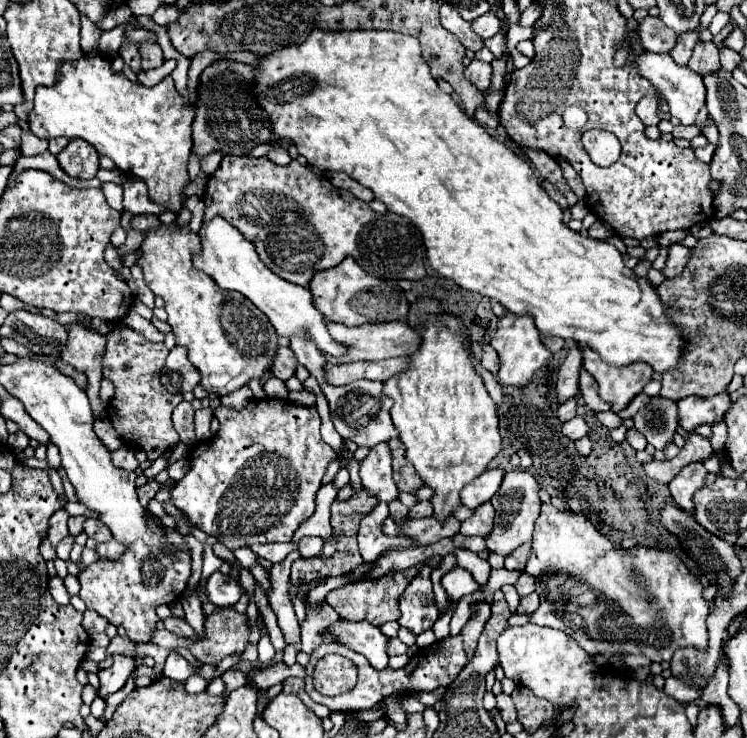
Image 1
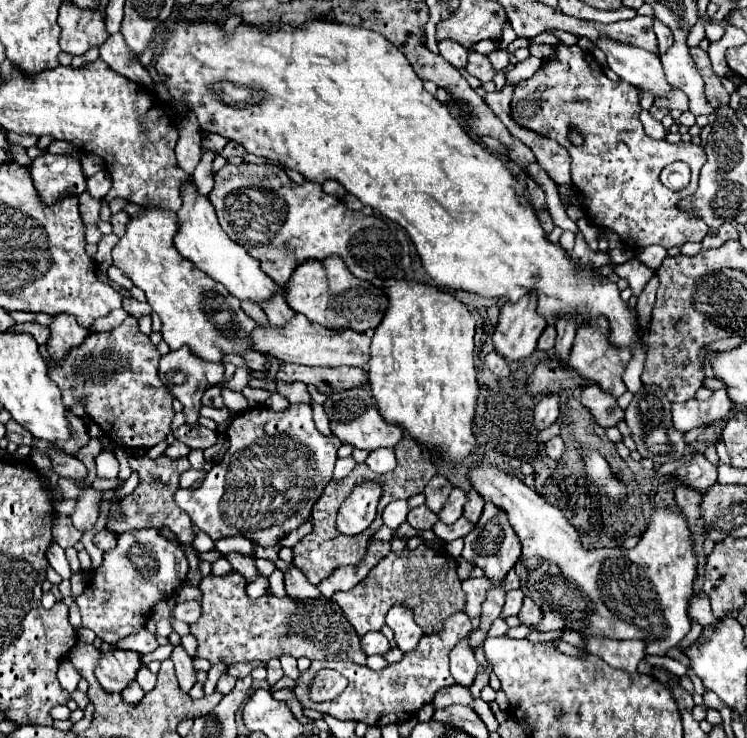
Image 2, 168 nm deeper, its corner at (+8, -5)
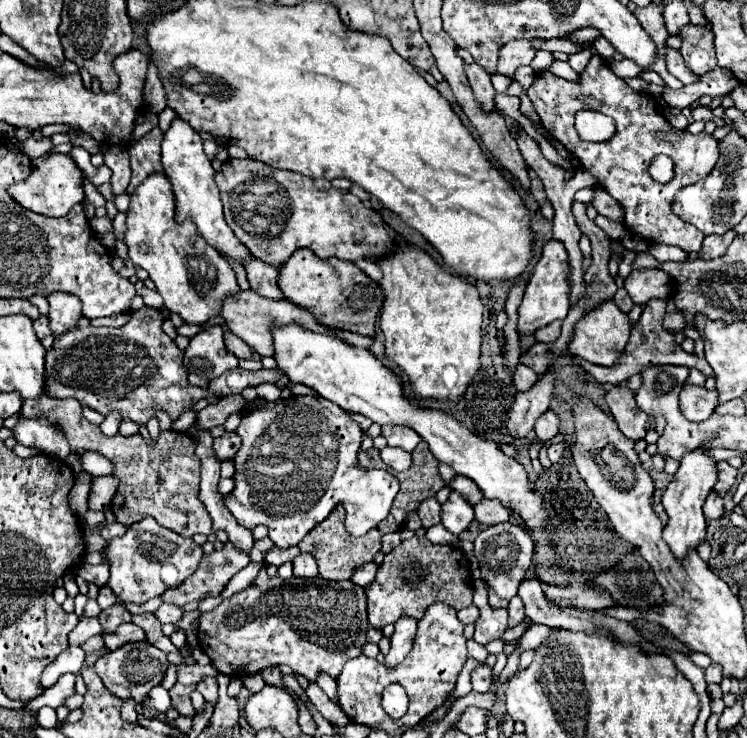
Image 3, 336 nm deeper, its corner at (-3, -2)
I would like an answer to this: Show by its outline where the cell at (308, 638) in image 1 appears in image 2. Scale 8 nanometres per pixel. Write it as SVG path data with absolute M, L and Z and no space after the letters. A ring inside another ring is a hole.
M291 565L289 571L285 573L285 591L289 597L295 597L295 599L317 599L319 597L319 589L313 583L309 583L305 579L305 573L297 569L295 565Z

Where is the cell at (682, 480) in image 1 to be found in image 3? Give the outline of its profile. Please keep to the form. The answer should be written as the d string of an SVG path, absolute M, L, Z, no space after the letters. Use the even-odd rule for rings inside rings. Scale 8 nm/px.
M714 490L708 494L706 498L706 504L704 504L704 516L706 520L714 520L714 518L720 518L724 514L724 502L722 502L722 496L718 496Z

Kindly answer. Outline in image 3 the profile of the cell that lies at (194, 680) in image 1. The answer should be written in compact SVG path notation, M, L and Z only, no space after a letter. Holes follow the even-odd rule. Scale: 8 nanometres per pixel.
M204 676L204 678L196 684L196 690L198 690L210 704L216 704L216 700L218 700L218 684L216 684L216 678Z

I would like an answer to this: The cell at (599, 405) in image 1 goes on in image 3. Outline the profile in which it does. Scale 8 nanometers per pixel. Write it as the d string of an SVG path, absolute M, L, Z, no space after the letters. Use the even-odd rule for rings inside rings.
M610 388L606 392L606 404L610 408L610 414L614 416L620 432L630 438L630 440L640 440L644 438L648 444L656 443L659 434L654 429L655 418L649 417L650 427L646 431L646 424L648 424L648 416L636 408L634 402L634 392L630 388Z

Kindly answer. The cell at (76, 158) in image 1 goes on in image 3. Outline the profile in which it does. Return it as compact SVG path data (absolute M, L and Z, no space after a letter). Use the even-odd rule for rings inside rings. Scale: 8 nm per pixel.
M44 154L36 160L32 160L32 176L24 184L14 184L10 188L12 196L18 204L32 212L40 212L46 216L64 216L70 212L72 206L80 204L84 196L84 174L78 168L78 164L68 154Z

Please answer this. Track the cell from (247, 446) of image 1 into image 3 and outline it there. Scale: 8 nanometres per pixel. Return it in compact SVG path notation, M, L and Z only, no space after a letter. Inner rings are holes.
M294 396L274 410L248 410L242 414L242 424L236 428L236 434L242 438L242 446L234 456L234 490L224 496L224 506L238 524L248 530L258 524L268 526L268 536L278 548L296 546L336 504L344 504L345 528L352 536L364 536L390 514L394 496L400 490L396 476L384 474L384 470L364 470L358 466L356 456L364 434L360 426L330 400L322 396Z

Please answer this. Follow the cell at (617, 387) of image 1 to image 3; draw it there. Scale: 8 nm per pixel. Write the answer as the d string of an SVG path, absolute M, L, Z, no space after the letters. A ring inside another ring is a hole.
M604 304L604 308L596 308L596 312L590 312L576 324L568 352L598 366L614 366L630 340L632 328L634 324L630 322L626 312L622 312L616 304Z

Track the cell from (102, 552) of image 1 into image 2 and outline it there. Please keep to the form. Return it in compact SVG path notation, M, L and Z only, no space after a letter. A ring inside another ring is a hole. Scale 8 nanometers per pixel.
M107 529L99 531L99 533L95 535L95 539L93 539L93 543L95 543L101 551L113 549L113 547L115 547L115 541L117 541L117 537L115 537L111 531L107 531Z

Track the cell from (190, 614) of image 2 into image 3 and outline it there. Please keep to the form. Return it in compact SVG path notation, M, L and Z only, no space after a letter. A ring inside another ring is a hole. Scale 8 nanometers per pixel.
M162 604L154 614L162 624L178 624L184 616L184 610L176 604Z

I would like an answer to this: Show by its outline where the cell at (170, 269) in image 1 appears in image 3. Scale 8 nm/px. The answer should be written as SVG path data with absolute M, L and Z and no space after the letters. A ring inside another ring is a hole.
M150 176L140 184L136 196L130 196L130 210L126 212L126 246L130 260L150 274L156 290L164 298L170 312L182 316L184 324L204 326L210 318L220 316L222 304L228 296L240 292L230 264L204 240L196 240L192 224L176 224L174 220L174 192L166 176Z

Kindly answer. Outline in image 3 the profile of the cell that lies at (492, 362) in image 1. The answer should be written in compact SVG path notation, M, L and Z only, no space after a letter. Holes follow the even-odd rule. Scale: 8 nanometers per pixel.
M524 364L516 366L516 370L514 370L514 384L516 384L518 392L528 390L536 380L538 380L538 374L532 372L528 366L524 366Z

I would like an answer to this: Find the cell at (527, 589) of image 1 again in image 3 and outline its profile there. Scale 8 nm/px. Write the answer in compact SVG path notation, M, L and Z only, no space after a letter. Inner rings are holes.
M514 596L510 600L510 606L508 606L508 622L510 622L510 628L520 624L524 618L524 604L520 600L520 596Z

